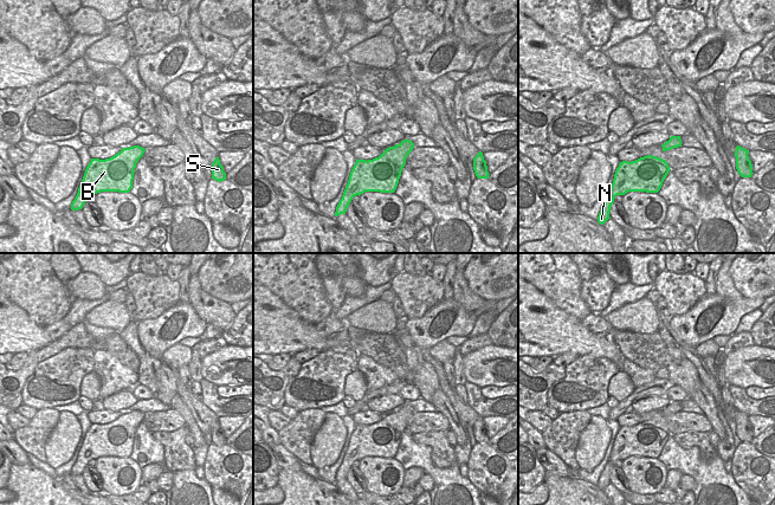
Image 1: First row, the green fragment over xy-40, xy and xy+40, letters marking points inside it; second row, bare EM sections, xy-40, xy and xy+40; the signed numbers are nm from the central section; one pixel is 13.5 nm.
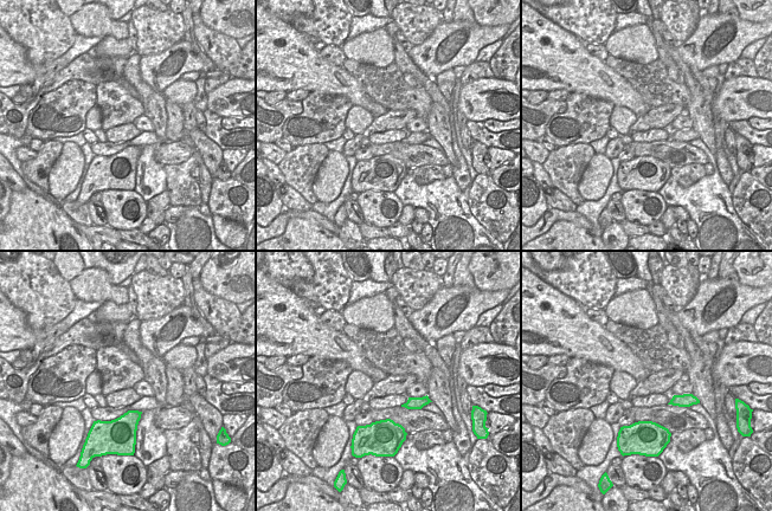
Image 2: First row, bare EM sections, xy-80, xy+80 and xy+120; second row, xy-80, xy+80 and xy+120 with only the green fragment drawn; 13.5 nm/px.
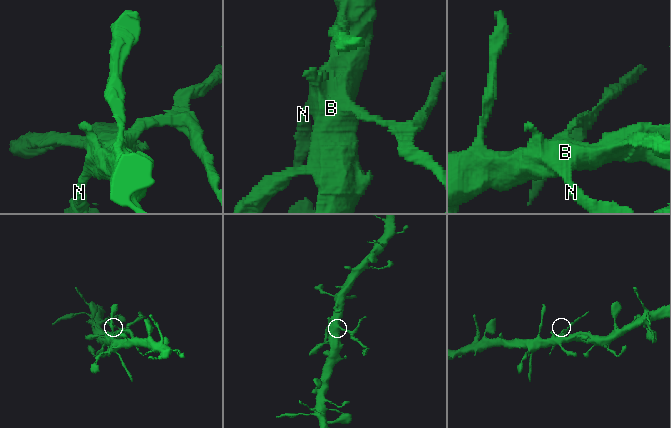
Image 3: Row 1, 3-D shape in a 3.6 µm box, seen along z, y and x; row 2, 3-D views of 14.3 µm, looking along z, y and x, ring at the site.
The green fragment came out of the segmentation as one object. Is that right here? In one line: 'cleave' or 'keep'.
cleave

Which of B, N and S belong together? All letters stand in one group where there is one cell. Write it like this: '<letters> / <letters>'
B N / S

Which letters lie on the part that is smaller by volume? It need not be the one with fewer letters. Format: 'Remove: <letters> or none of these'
Remove: S

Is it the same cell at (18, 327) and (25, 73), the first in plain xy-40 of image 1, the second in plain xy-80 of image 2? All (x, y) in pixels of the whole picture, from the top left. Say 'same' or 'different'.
same

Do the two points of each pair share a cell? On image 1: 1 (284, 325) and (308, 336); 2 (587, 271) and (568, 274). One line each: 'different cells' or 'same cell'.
1: same cell
2: different cells

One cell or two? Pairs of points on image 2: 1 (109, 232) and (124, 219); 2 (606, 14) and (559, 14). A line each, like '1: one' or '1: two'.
1: two
2: one

